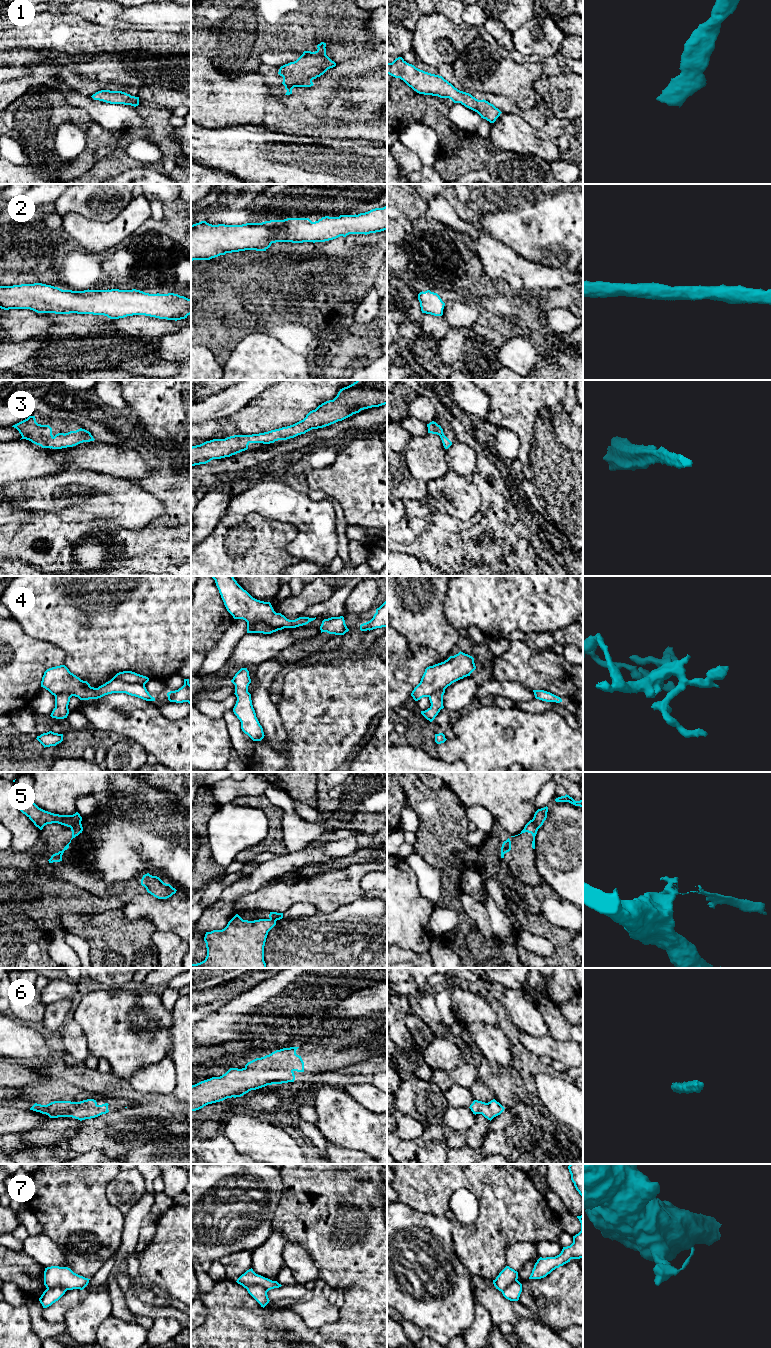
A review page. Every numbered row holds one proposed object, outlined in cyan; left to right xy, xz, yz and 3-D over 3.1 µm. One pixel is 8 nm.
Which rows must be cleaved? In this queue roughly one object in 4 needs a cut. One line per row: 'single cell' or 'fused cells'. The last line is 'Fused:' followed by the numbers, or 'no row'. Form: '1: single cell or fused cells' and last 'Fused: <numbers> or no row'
1: single cell
2: single cell
3: single cell
4: fused cells
5: fused cells
6: single cell
7: fused cells
Fused: 4, 5, 7

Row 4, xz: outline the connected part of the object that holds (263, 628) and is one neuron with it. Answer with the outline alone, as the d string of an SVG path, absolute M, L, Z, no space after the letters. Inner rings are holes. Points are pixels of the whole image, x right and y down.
M257 623L253 627L253 632L254 633L263 633L263 634L271 634L273 632L276 632L278 630L282 630L284 627L279 627L279 628L273 628L271 626L268 626L265 623Z

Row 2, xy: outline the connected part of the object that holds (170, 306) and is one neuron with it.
M34 283L0 286L0 308L104 315L110 319L145 315L177 321L191 314L191 299L174 293L149 294L136 289L72 291Z

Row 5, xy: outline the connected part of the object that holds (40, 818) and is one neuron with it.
M19 792L18 807L40 830L42 830L45 825L52 823L73 828L82 821L82 817L78 812L73 815L59 815L39 808L33 802L30 793Z

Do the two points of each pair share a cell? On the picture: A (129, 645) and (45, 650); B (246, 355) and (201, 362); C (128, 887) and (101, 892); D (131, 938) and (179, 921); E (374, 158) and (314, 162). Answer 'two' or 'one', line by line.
A: two
B: two
C: one
D: two
E: one

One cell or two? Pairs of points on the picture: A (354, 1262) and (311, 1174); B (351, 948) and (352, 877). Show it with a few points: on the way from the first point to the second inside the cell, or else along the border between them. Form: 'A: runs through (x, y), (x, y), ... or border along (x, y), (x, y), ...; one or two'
A: runs through (348, 1240), (333, 1205), (333, 1196); one
B: border along (375, 898), (359, 898), (341, 905), (330, 912); two

